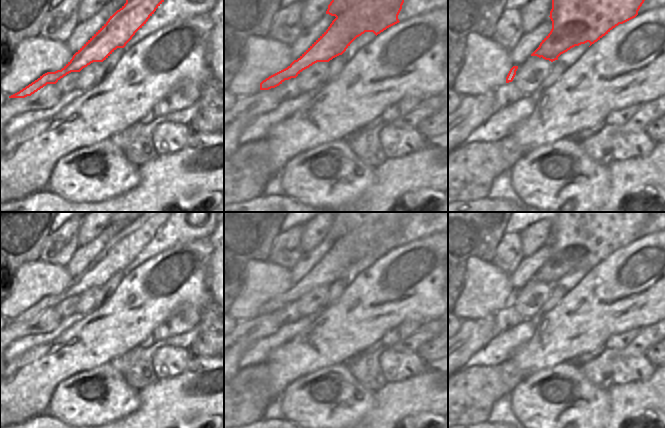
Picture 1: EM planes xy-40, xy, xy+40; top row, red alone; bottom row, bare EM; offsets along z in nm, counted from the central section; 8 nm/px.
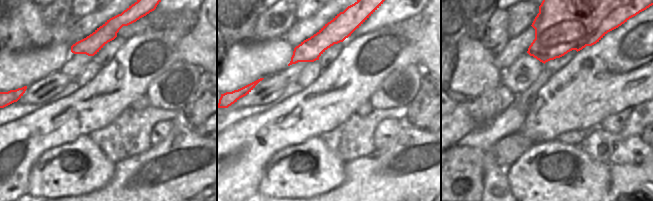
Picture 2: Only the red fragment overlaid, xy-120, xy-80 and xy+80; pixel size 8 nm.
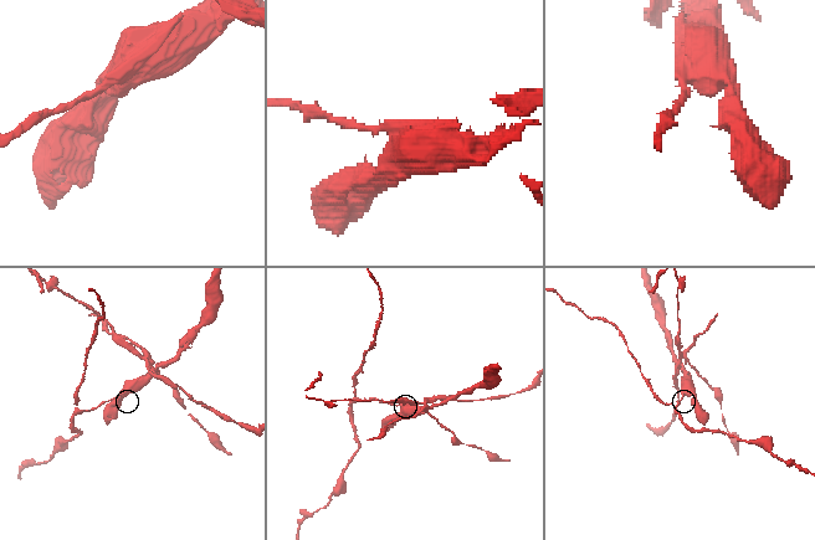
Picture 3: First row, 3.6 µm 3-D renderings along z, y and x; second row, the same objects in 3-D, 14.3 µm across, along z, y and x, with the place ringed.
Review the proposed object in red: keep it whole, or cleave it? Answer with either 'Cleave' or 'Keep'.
Cleave.

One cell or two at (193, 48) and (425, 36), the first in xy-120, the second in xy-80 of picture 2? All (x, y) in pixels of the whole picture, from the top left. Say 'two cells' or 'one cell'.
one cell

